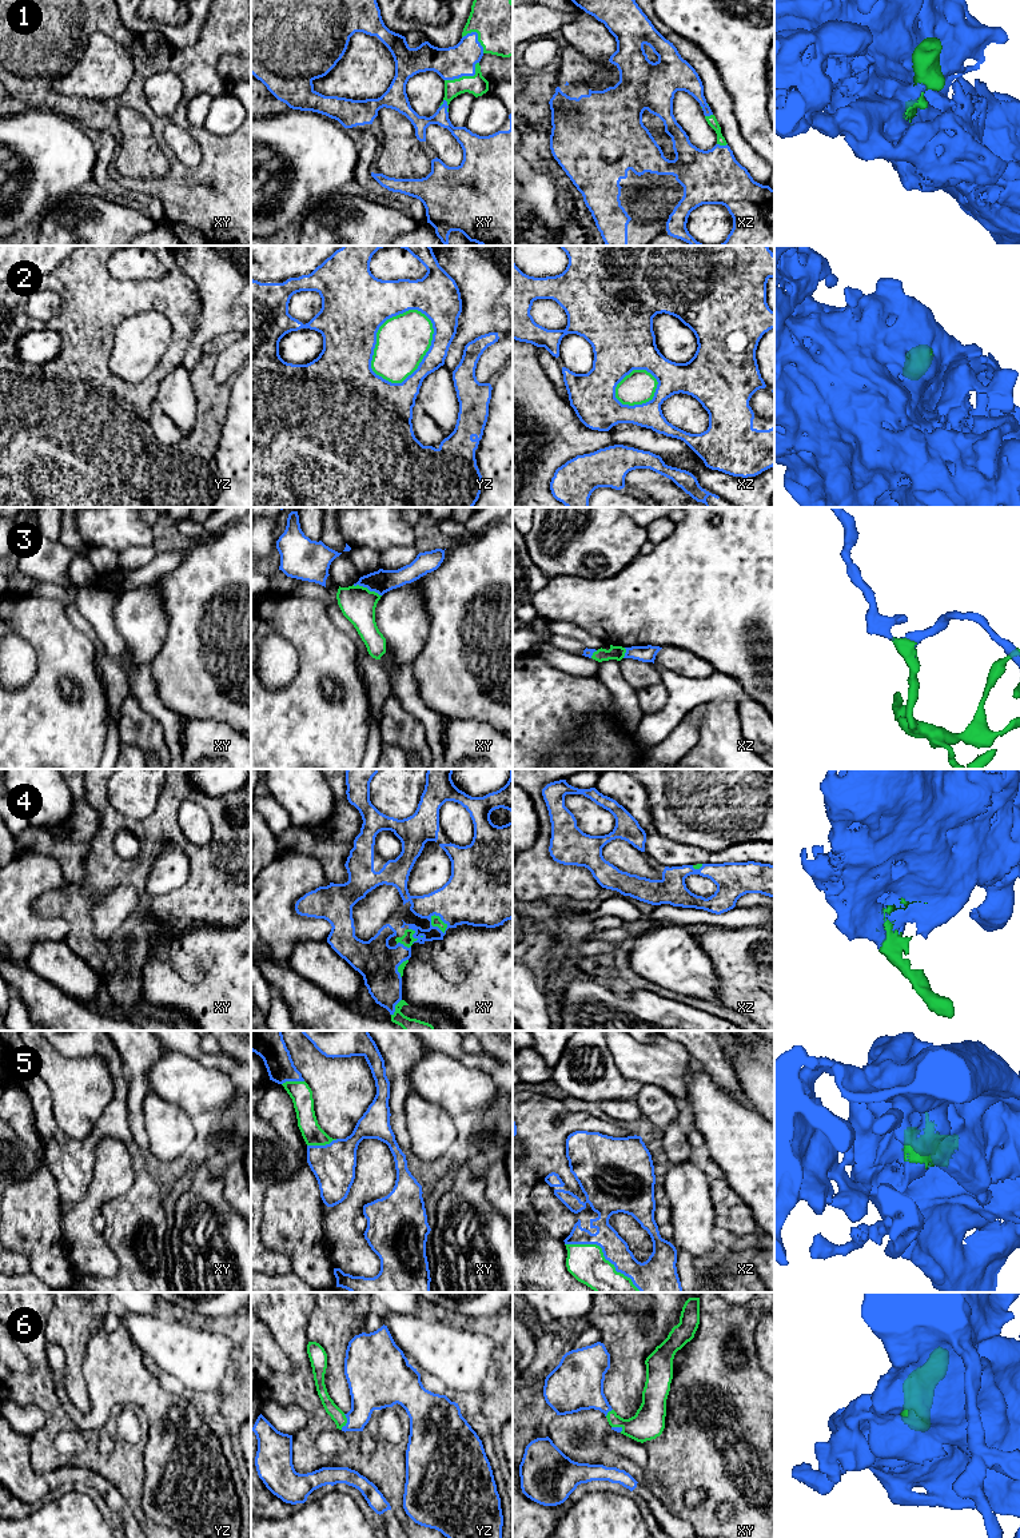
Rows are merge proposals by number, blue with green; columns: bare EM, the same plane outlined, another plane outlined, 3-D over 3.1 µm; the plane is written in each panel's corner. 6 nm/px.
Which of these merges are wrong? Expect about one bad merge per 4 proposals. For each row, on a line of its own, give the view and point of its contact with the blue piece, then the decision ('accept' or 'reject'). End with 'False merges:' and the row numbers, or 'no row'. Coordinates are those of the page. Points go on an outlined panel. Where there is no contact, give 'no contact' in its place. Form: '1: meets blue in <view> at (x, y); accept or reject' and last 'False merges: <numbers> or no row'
1: meets blue in xy at (465, 75); accept
2: meets blue in yz at (429, 350); reject
3: meets blue in xy at (367, 588); accept
4: meets blue in xy at (431, 925); accept
5: meets blue in xz at (604, 1255); accept
6: meets blue in yz at (347, 1422); accept
False merges: 2

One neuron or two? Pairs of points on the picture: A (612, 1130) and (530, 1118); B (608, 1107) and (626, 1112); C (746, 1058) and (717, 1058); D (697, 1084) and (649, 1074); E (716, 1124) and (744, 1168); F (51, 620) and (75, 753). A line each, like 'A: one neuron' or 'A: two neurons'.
A: one neuron
B: one neuron
C: two neurons
D: two neurons
E: one neuron
F: one neuron

